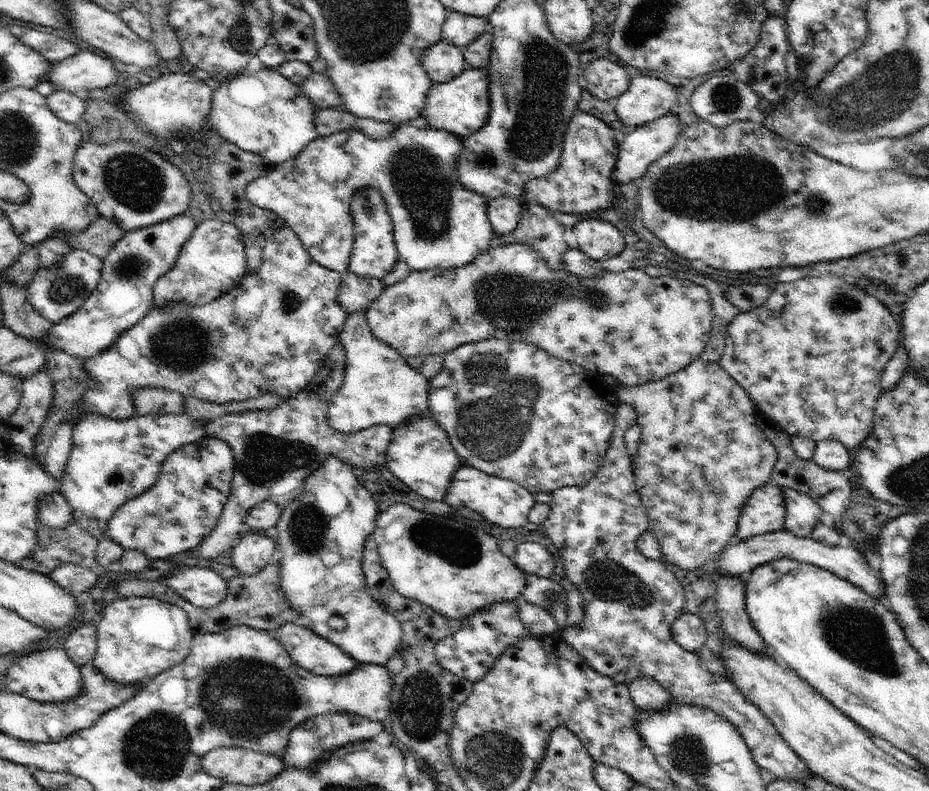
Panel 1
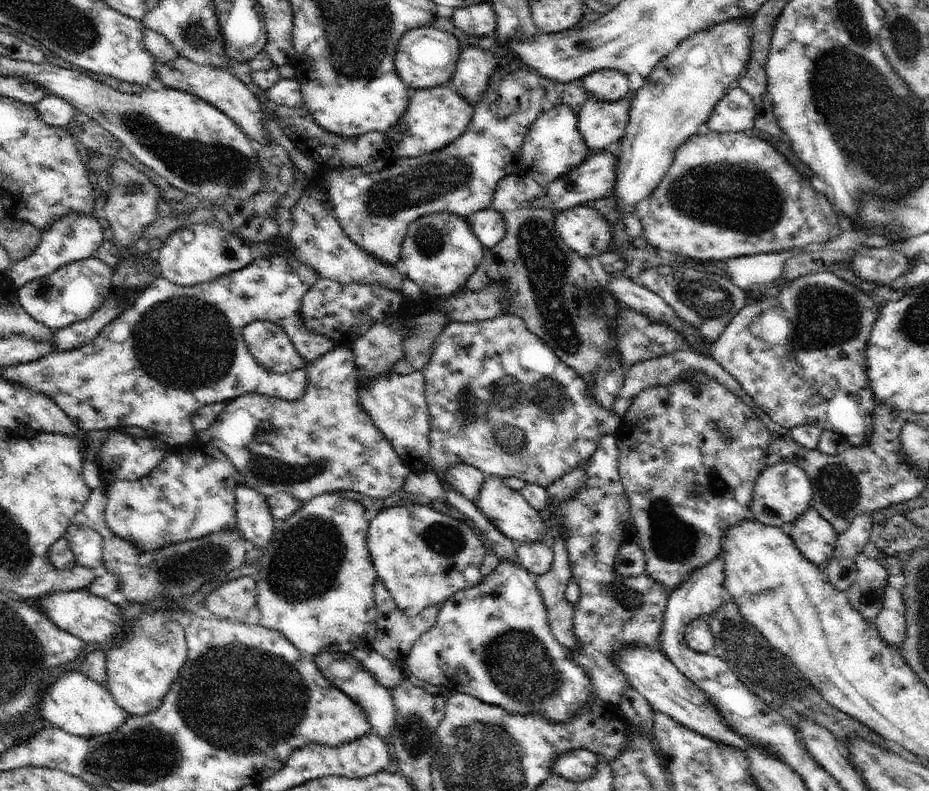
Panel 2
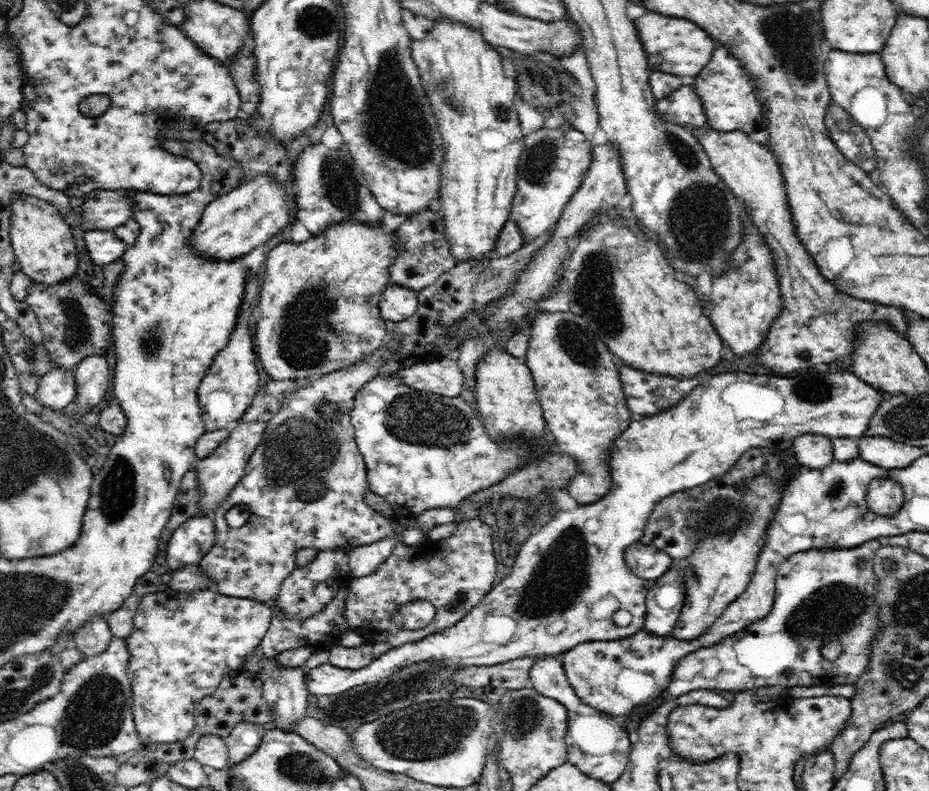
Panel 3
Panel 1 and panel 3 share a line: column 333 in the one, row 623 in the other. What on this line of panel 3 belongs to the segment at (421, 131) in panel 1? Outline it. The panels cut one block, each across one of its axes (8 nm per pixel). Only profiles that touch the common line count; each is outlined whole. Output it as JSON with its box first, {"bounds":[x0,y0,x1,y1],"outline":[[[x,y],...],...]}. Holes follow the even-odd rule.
{"bounds":[126,587,274,746],"outline":[[[168,587],[160,592],[152,592],[146,594],[136,611],[134,616],[134,628],[132,634],[126,639],[129,649],[129,664],[127,671],[127,678],[131,683],[132,690],[132,716],[134,716],[133,723],[136,727],[136,732],[139,736],[139,742],[145,746],[152,743],[169,745],[175,743],[176,740],[184,740],[192,734],[195,726],[194,708],[196,704],[203,700],[204,697],[214,694],[215,689],[218,688],[224,674],[232,670],[237,670],[244,664],[244,660],[248,660],[248,656],[252,656],[252,652],[256,651],[267,633],[268,627],[271,623],[272,612],[274,611],[270,603],[263,603],[249,598],[238,598],[233,596],[226,596],[220,594],[217,590],[210,588],[199,591],[177,591],[172,587]]]}

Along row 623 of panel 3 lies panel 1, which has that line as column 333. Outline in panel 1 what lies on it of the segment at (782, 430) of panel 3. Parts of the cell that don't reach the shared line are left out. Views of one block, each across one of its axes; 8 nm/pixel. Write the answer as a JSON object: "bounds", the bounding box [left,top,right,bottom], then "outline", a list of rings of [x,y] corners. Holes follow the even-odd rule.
{"bounds":[276,456,402,666],"outline":[[[328,456],[328,460],[306,478],[302,496],[283,508],[276,533],[276,541],[282,550],[282,558],[279,560],[280,590],[288,596],[292,610],[300,612],[300,616],[306,616],[312,622],[312,632],[341,648],[342,652],[355,658],[359,664],[382,666],[399,652],[402,628],[401,623],[387,613],[368,592],[366,577],[362,572],[364,542],[376,528],[379,510],[370,492],[354,476],[353,469],[338,456]],[[332,616],[342,616],[347,622],[346,627],[341,631],[331,629],[328,622]]]}

